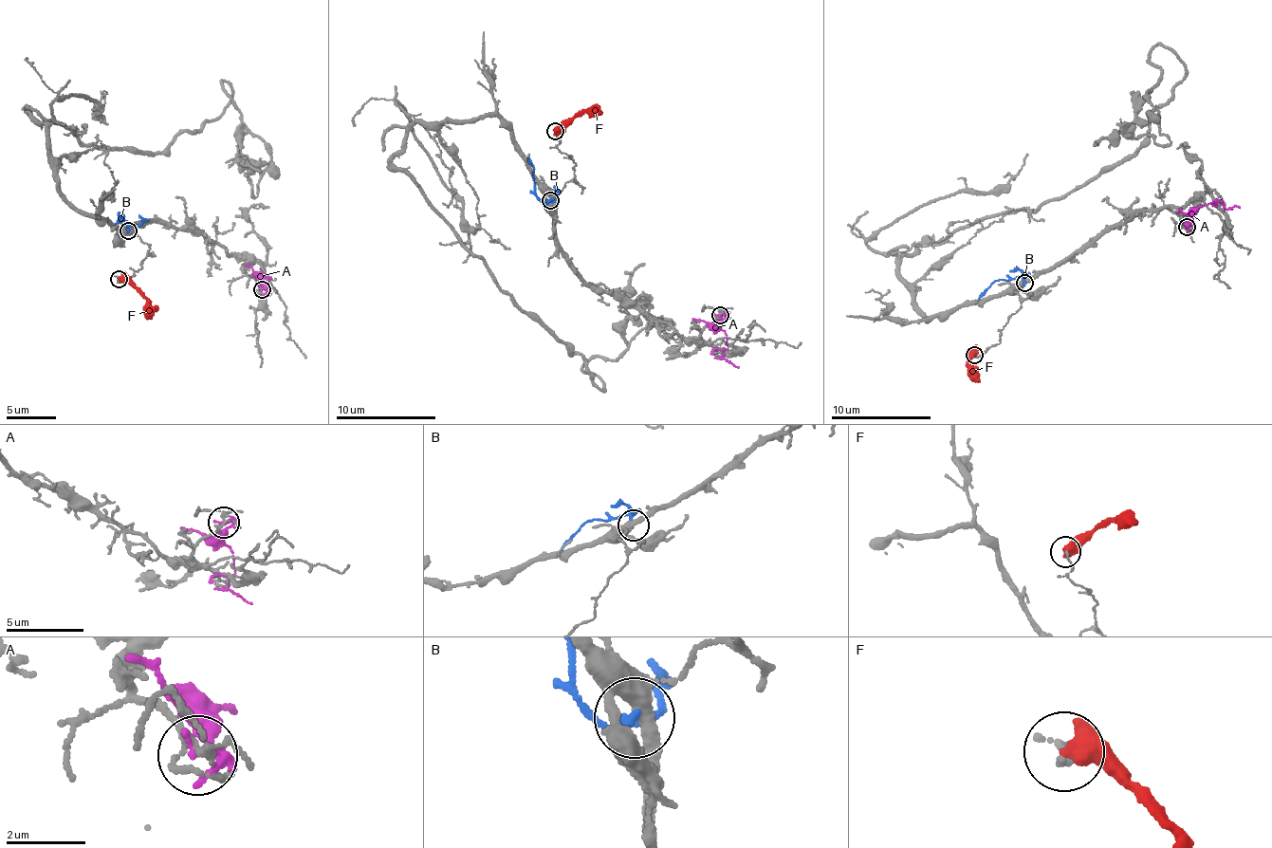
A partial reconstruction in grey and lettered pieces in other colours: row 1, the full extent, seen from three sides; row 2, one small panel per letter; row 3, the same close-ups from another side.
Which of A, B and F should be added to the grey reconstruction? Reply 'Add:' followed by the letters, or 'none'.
Add: none

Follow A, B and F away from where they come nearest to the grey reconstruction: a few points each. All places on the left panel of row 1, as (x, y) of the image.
A: (261, 289), (265, 280), (270, 277), (266, 276), (259, 284), (268, 294)
B: (128, 231), (124, 220), (119, 217), (124, 214), (115, 222)
F: (119, 278), (141, 294), (151, 319)

